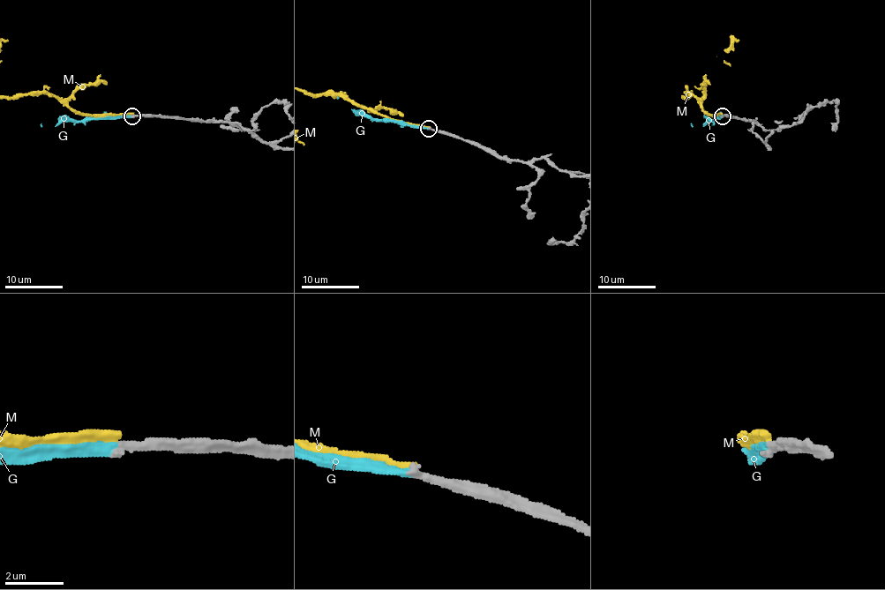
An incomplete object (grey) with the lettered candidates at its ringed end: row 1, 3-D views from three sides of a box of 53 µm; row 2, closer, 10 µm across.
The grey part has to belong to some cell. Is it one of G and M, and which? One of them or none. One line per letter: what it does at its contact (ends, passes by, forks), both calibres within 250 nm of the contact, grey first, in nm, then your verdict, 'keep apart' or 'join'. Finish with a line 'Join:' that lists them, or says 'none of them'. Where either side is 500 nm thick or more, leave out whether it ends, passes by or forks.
G: it ends there; 300 nm thick on the grey side, 320 nm on the other; join
M: it ends there; 320 nm thick on the grey side, 320 nm on the other; keep apart
Join: G

